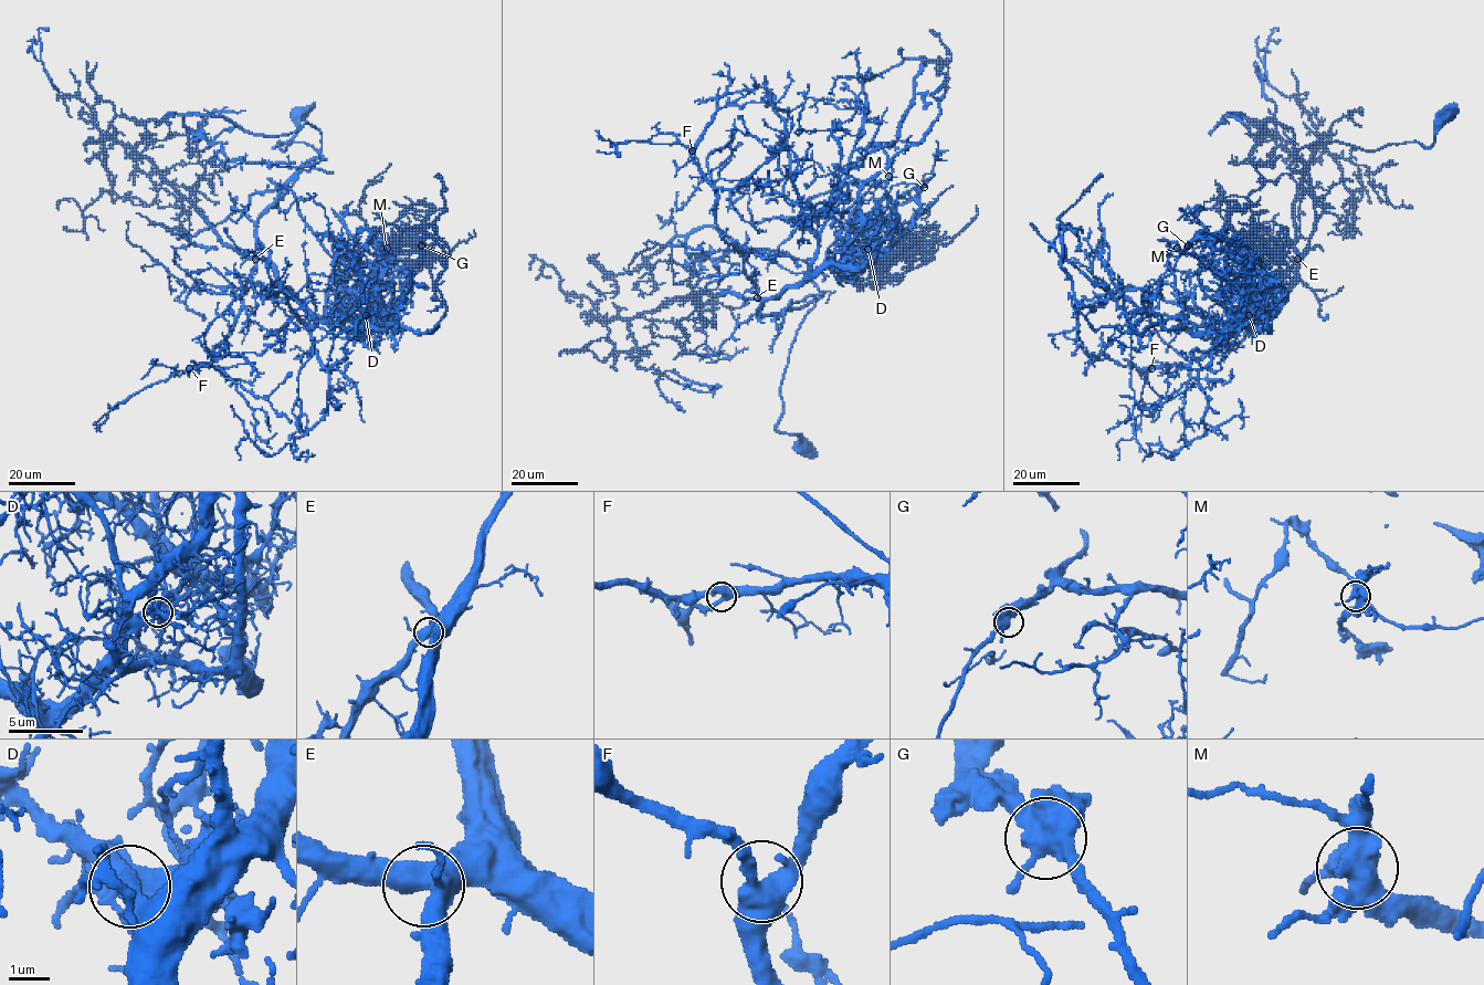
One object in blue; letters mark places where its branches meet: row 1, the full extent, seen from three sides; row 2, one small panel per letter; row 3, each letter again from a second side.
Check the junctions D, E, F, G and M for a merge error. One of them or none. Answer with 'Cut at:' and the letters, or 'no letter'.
Cut at: D

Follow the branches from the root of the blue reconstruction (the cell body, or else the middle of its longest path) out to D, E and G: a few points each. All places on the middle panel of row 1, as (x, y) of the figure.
D: (803, 447), (776, 429), (780, 384), (796, 332), (821, 296), (759, 311), (867, 249)
E: (803, 447), (798, 435), (776, 429), (780, 384), (796, 332), (821, 296), (767, 315), (759, 314), (757, 297)
G: (803, 447), (776, 429), (780, 384), (821, 296), (759, 311), (835, 271), (852, 232), (904, 236), (924, 187)

